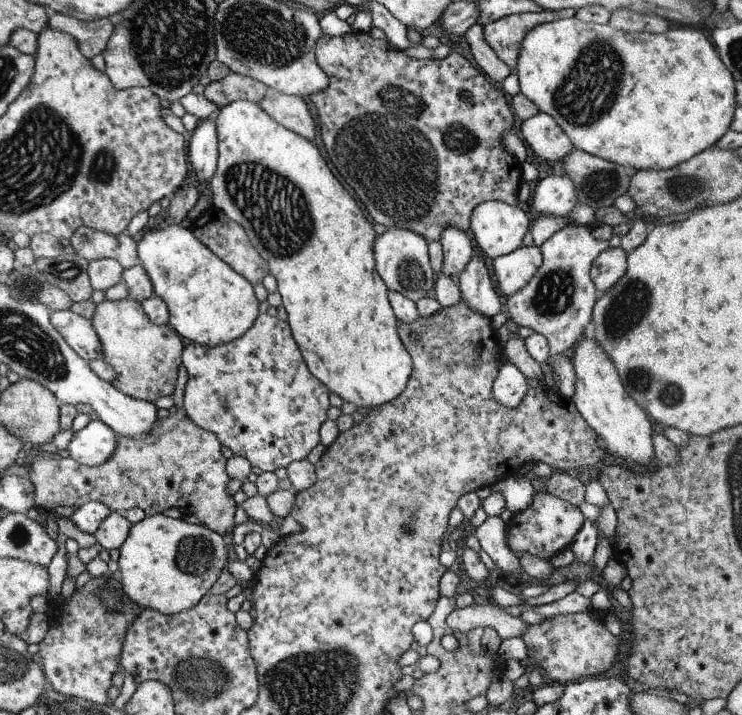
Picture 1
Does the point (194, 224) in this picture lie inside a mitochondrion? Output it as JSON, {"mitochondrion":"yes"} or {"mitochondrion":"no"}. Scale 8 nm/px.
{"mitochondrion":"no"}

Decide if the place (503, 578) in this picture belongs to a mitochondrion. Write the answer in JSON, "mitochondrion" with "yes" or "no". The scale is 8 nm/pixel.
{"mitochondrion":"no"}

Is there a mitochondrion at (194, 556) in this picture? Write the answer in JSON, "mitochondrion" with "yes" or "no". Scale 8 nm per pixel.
{"mitochondrion":"yes"}

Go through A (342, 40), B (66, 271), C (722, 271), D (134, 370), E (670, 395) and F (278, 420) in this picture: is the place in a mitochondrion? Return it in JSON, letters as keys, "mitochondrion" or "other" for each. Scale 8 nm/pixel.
{"A":"other","B":"mitochondrion","C":"other","D":"mitochondrion","E":"mitochondrion","F":"other"}

